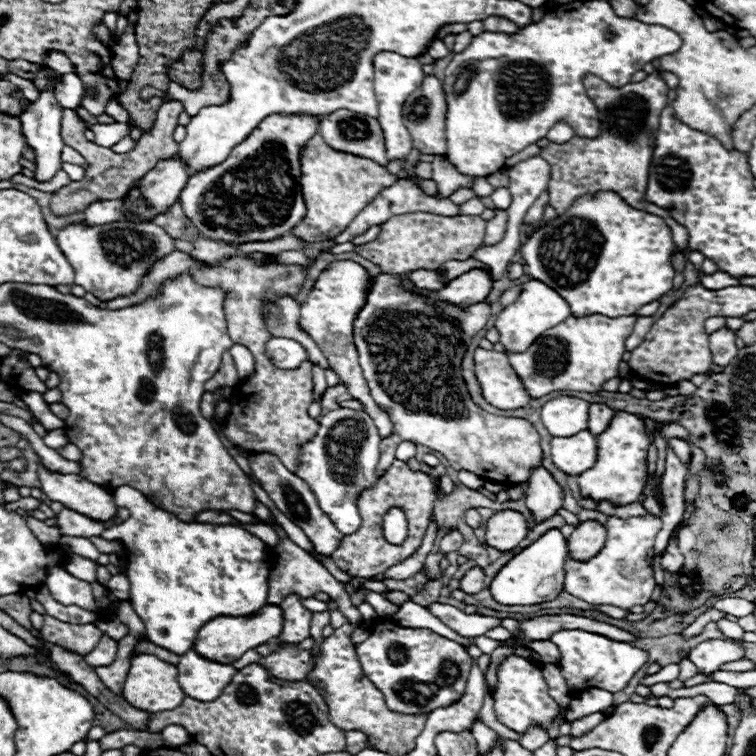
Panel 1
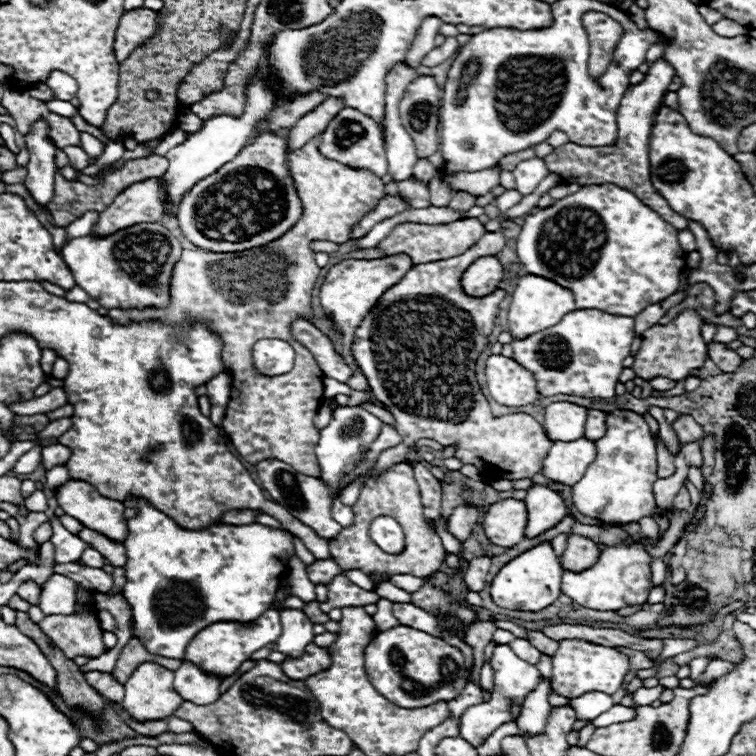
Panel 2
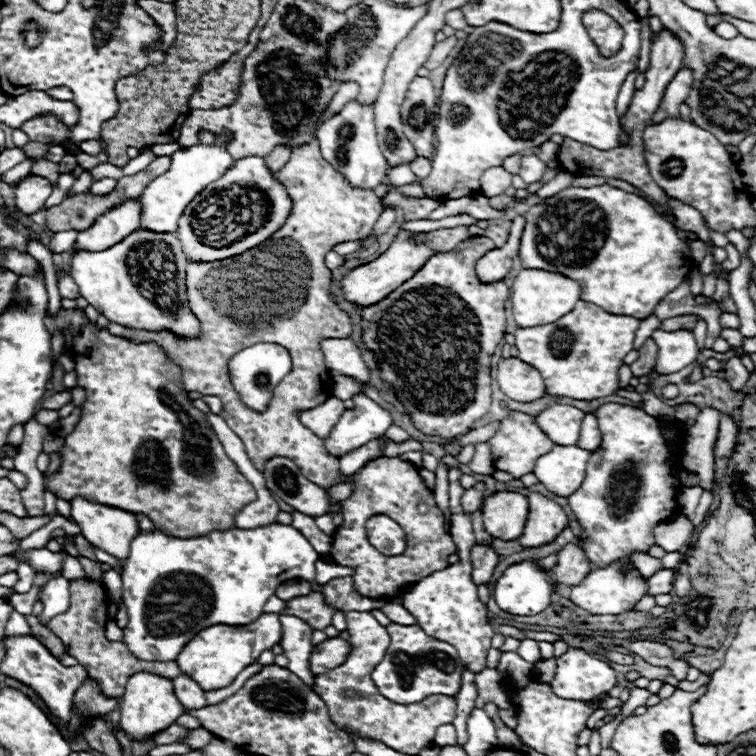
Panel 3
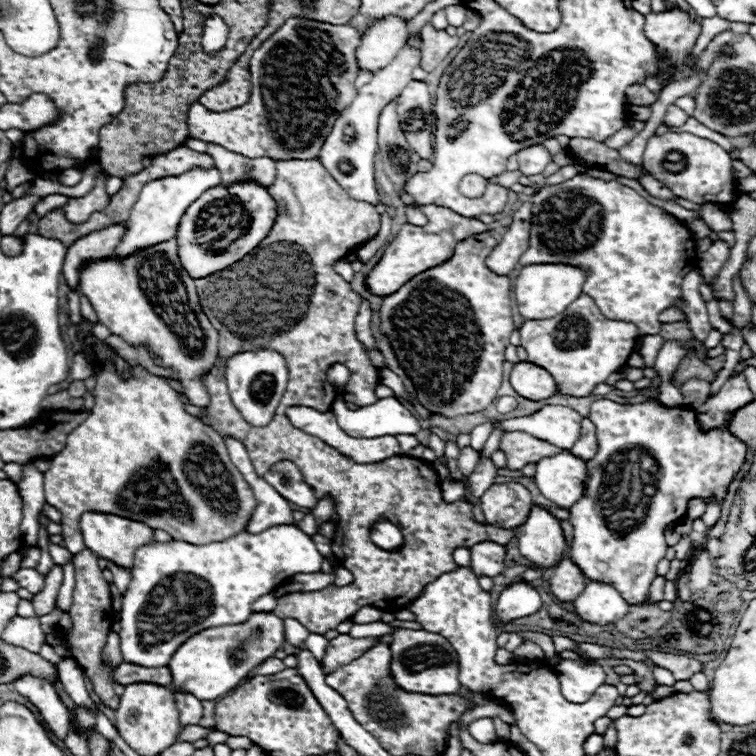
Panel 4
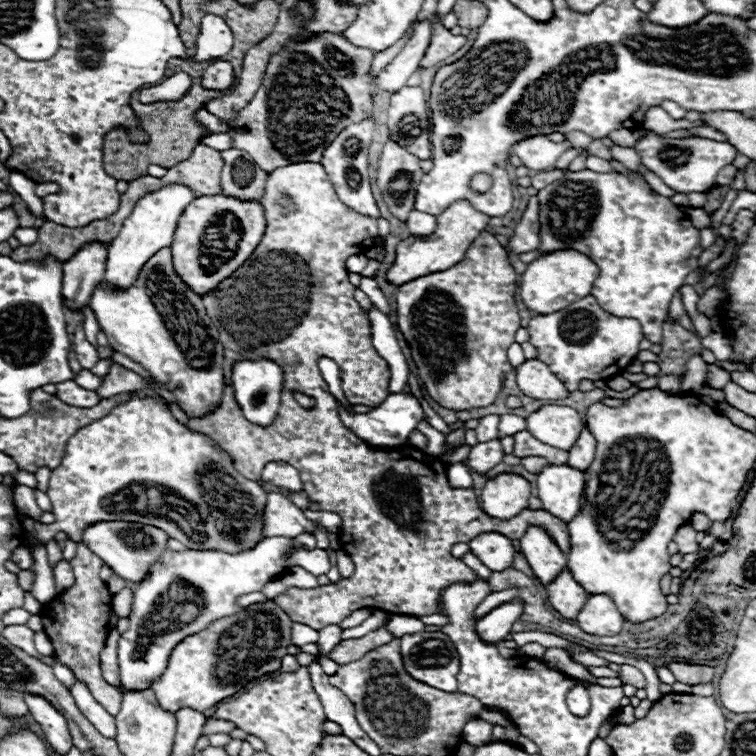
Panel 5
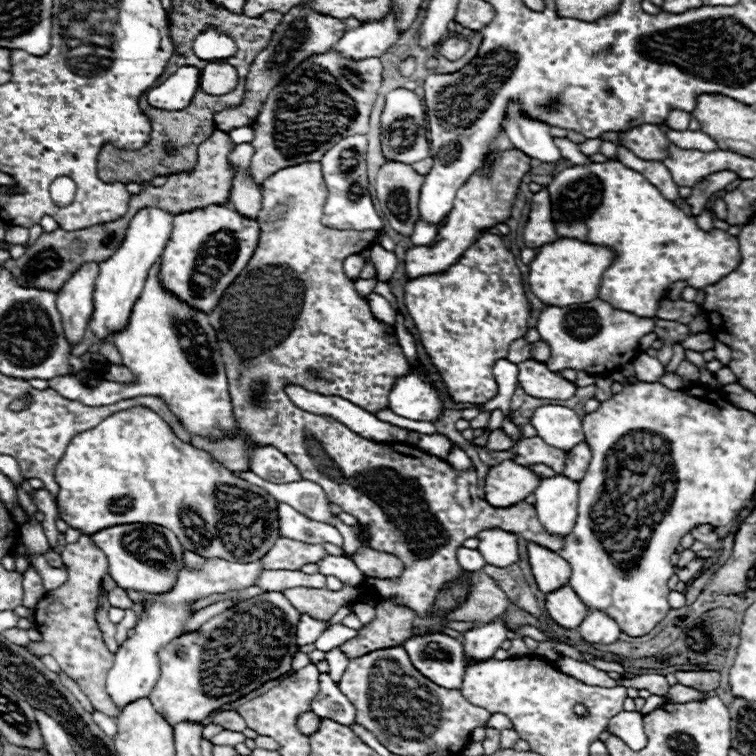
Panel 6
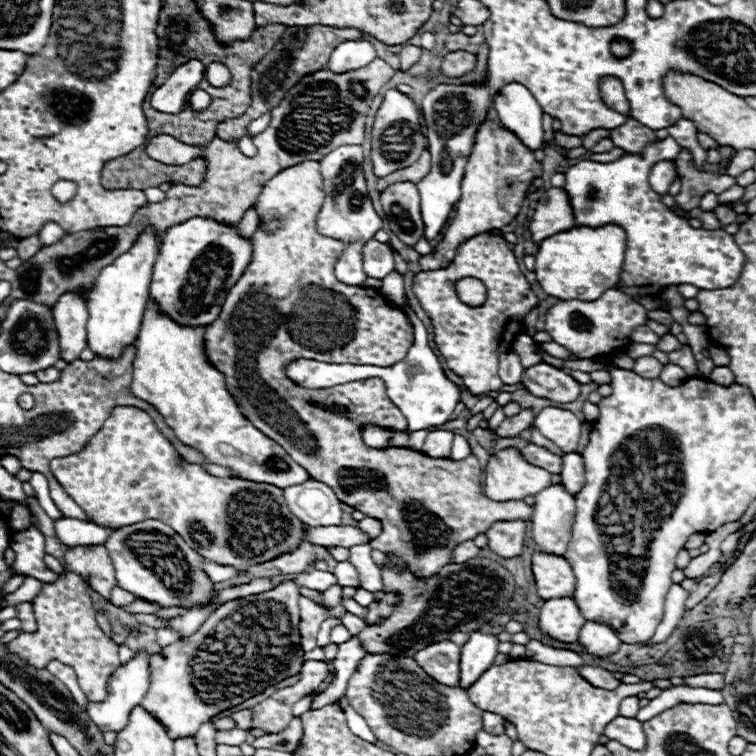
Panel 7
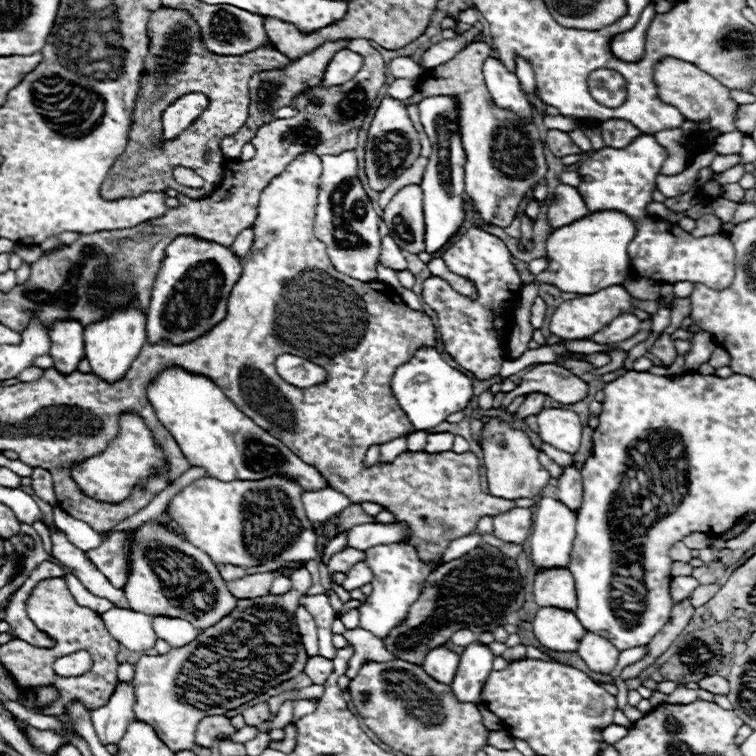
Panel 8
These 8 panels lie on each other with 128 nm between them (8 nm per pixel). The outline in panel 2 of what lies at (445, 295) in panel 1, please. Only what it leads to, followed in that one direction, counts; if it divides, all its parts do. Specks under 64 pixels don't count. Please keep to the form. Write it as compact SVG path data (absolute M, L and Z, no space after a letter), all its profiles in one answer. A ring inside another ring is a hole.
M484 256L476 260L462 276L462 286L470 296L484 296L498 288L504 276L504 266L496 256Z

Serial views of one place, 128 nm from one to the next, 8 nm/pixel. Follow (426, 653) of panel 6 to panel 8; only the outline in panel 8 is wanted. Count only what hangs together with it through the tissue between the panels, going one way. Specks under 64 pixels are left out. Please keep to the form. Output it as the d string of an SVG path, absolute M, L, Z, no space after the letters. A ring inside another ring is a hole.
M436 648L430 650L426 654L426 660L422 664L422 668L428 672L428 676L432 676L436 682L442 684L452 684L452 678L458 670L458 660L460 656L456 652L450 652L446 648Z

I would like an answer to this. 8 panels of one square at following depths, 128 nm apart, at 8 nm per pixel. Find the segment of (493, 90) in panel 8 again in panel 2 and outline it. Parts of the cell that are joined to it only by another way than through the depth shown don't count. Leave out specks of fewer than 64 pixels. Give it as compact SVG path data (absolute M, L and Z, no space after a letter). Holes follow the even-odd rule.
M532 158L520 162L512 174L516 178L516 190L520 194L530 194L540 184L540 180L548 174L548 168L542 158Z

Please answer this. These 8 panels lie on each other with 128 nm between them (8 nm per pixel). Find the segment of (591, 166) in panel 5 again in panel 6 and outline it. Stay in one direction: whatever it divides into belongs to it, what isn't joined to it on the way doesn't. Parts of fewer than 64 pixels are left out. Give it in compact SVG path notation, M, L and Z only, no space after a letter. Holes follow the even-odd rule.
M554 138L554 144L558 146L558 150L562 152L564 158L572 160L574 164L590 164L588 156L584 156L580 150L578 150L578 144L570 142L568 138Z

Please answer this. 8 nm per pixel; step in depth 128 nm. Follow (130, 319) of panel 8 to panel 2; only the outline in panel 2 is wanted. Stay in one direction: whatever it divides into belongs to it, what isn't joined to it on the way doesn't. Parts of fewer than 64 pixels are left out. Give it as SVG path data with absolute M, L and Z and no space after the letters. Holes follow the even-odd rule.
M252 82L246 90L246 112L242 118L232 118L232 116L216 116L210 118L208 122L204 122L202 130L196 134L190 134L186 142L182 142L180 146L172 148L166 158L170 162L168 172L162 176L162 180L166 182L164 190L166 190L166 212L170 216L176 216L178 206L184 198L186 192L192 190L192 186L196 186L196 182L208 178L210 174L214 174L216 170L220 170L220 166L224 166L226 162L230 162L232 158L236 158L236 154L250 142L250 138L254 136L252 128L254 122L262 120L264 114L268 114L268 110L272 108L272 94L260 86L258 82Z

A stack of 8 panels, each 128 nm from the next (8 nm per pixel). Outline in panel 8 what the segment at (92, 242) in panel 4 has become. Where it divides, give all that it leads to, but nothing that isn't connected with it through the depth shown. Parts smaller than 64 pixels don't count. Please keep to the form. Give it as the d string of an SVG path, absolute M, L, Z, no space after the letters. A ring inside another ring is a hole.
M56 322L50 330L50 356L54 368L68 376L78 368L78 362L84 358L84 328L78 322Z

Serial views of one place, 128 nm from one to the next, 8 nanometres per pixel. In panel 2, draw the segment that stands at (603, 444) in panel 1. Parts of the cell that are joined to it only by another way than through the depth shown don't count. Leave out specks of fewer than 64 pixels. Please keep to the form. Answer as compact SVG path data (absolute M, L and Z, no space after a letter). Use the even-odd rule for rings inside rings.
M612 410L606 414L606 434L596 442L596 460L586 468L584 478L572 486L574 508L590 518L596 518L600 524L630 524L638 522L644 516L652 516L656 506L654 500L654 482L656 476L656 440L646 424L646 420L632 410Z

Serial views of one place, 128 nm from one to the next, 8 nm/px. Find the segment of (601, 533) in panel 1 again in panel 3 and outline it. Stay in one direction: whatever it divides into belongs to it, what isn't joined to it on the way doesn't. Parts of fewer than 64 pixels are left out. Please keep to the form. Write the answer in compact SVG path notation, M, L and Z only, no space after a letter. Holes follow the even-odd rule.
M566 544L558 552L558 564L552 570L554 582L564 584L564 586L578 586L588 574L592 566L584 554L584 550L576 544Z

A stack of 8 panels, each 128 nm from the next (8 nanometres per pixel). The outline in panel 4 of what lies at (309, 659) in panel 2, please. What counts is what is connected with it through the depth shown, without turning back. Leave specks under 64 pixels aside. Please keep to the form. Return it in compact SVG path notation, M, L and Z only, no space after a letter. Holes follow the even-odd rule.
M340 634L338 638L330 640L326 646L326 656L320 662L324 666L324 672L330 674L332 670L338 670L340 666L352 662L354 658L360 658L368 648L376 646L380 638L352 638L348 634Z

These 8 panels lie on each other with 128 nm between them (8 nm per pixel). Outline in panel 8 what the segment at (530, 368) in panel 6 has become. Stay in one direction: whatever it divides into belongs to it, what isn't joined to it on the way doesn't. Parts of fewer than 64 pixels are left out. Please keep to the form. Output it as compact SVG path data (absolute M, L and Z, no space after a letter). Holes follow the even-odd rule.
M538 364L524 374L522 382L512 392L504 396L502 406L506 408L516 397L530 392L544 392L556 402L576 404L588 396L588 384L580 376L572 374L562 366Z

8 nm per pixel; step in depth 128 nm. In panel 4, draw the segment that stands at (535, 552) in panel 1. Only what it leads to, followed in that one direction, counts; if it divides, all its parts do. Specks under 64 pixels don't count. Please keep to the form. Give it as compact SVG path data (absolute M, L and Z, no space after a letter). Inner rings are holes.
M514 582L500 594L494 608L494 618L502 624L508 624L510 620L530 616L532 612L540 610L540 606L540 594L532 586L526 582Z

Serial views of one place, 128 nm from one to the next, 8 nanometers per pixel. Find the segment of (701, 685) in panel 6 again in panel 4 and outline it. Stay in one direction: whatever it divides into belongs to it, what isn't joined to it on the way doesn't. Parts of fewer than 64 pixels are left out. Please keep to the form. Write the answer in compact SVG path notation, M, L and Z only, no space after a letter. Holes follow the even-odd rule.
M646 652L646 656L654 664L670 670L676 680L690 680L694 674L702 672L702 664L698 660L694 660L694 658L688 658L688 656L666 654L666 652Z

